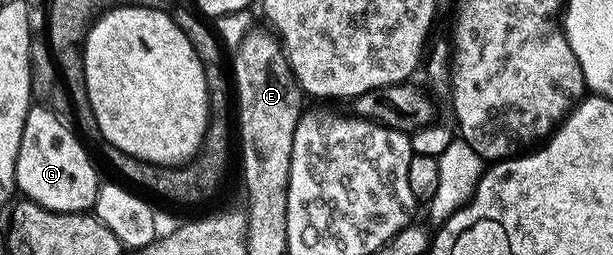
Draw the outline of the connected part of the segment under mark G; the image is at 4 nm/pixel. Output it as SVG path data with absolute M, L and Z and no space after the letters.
M33 106L28 109L28 117L24 123L22 142L16 159L16 186L33 204L40 204L52 212L83 212L87 213L95 205L96 195L100 192L102 177L96 173L92 160L86 149L80 145L81 137L71 132L59 115L49 109Z

